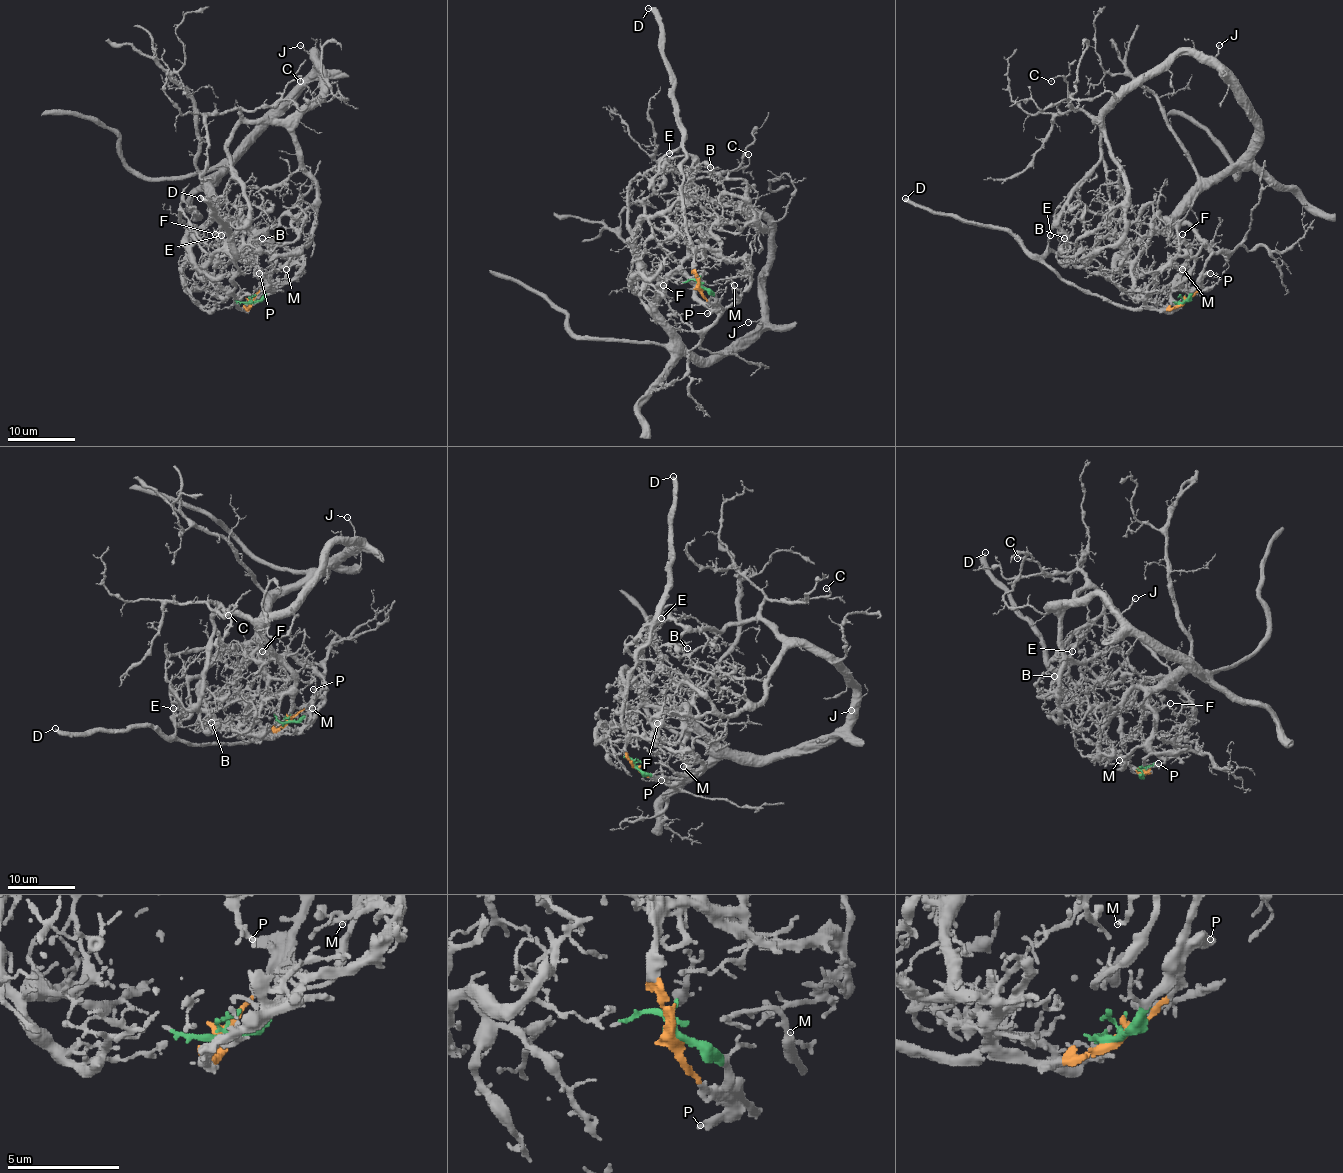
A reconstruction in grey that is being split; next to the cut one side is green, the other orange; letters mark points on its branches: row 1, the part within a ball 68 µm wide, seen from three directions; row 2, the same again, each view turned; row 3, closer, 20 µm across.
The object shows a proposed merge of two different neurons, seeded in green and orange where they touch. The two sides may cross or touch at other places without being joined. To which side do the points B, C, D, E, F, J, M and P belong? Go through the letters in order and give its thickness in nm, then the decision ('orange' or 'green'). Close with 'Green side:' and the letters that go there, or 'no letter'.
B: 150 nm thick; green
C: 120 nm thick; green
D: 360 nm thick; orange
E: 150 nm thick; orange
F: 130 nm thick; green
J: 130 nm thick; green
M: 160 nm thick; green
P: 340 nm thick; orange
Green side: B, C, F, J, M

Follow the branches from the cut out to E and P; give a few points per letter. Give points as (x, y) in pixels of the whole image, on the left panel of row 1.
E: (250, 302), (242, 309), (233, 295), (237, 265), (222, 235)
P: (250, 302), (264, 283), (265, 273), (259, 273)

